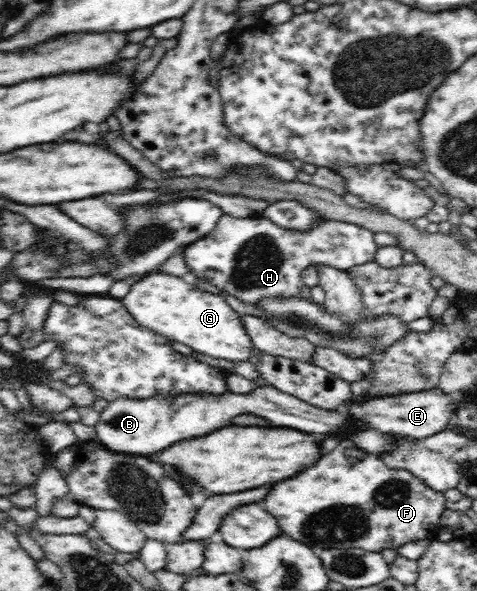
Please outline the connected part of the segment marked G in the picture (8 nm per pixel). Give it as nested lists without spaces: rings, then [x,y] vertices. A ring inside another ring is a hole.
[[[160,271],[151,272],[136,281],[130,293],[124,295],[120,301],[140,325],[166,335],[172,341],[184,343],[200,353],[236,362],[244,362],[251,355],[253,345],[242,326],[241,315],[232,309],[225,298],[186,283],[184,277]]]

